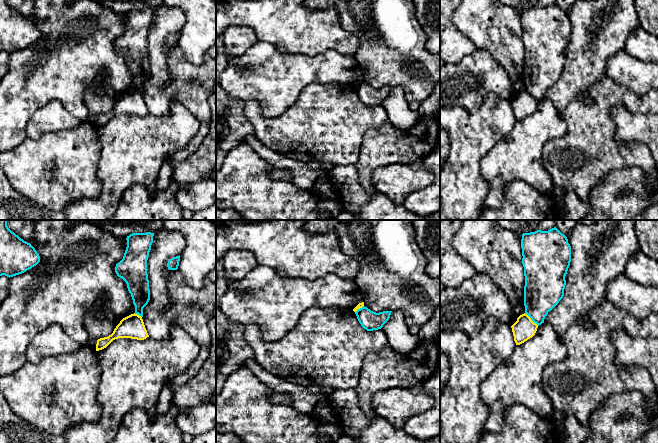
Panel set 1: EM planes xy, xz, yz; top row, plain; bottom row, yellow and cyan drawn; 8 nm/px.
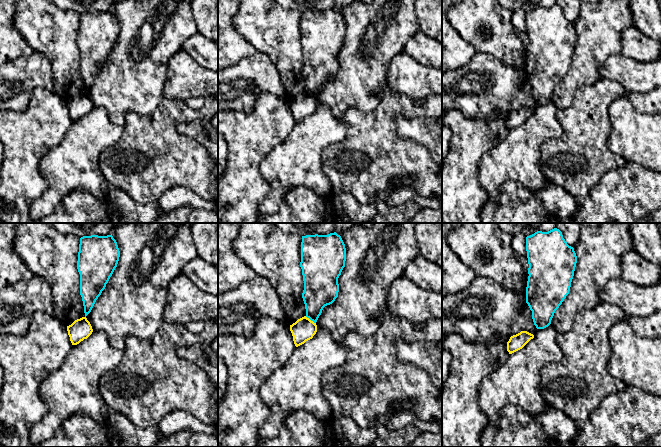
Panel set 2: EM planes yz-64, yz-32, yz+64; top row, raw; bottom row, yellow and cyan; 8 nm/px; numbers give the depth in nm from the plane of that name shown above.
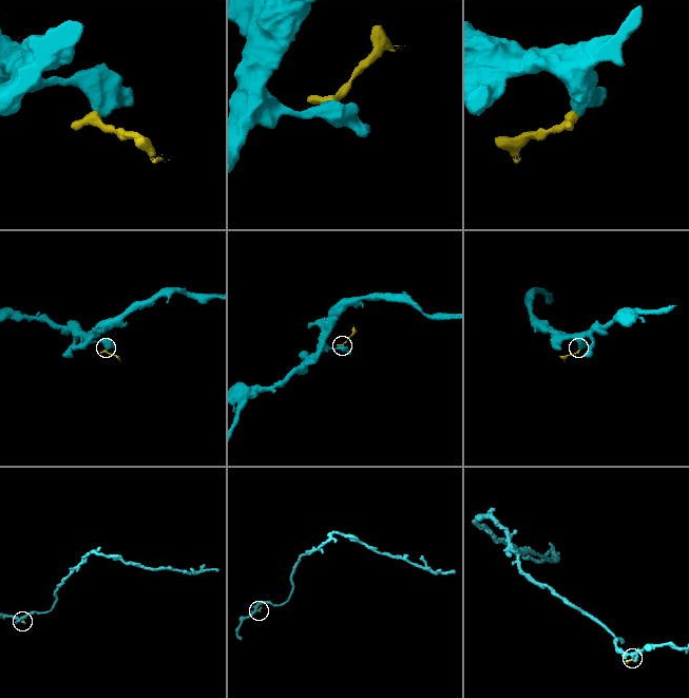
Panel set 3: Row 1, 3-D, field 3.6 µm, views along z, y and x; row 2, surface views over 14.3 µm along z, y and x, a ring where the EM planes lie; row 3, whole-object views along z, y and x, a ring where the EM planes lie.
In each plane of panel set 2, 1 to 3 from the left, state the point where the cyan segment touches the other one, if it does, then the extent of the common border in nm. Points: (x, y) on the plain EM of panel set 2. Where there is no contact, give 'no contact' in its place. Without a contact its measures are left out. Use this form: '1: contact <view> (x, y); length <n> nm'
1: no contact
2: contact yz-32 (309, 95); length 110 nm
3: no contact

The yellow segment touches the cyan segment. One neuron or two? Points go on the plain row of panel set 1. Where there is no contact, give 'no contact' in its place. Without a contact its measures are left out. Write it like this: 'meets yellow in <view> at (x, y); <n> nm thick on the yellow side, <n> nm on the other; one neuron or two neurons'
meets yellow in yz at (530, 95); 180 nm thick on the yellow side, 300 nm on the other; two neurons

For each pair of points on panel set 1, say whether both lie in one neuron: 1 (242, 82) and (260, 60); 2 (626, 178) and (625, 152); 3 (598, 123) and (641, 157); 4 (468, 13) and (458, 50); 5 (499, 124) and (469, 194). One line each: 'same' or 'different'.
1: same
2: different
3: same
4: different
5: same

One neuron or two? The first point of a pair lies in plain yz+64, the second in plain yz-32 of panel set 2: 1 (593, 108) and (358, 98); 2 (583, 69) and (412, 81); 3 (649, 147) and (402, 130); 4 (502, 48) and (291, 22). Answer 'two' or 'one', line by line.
1: two
2: two
3: one
4: one

